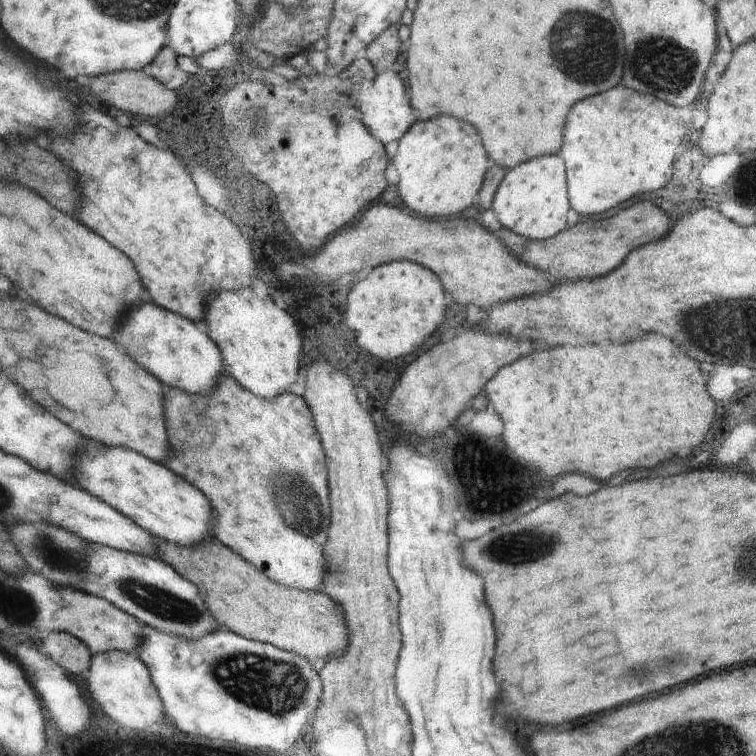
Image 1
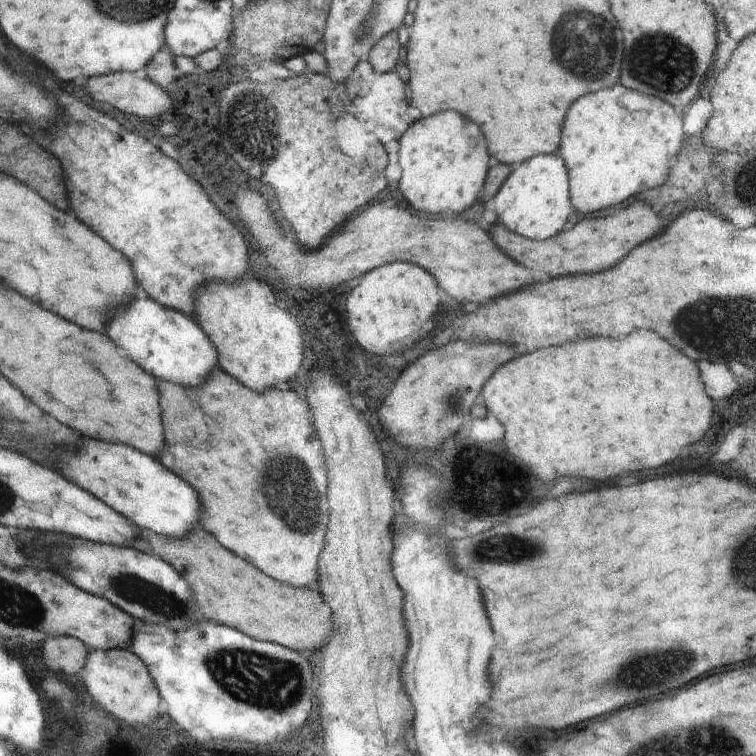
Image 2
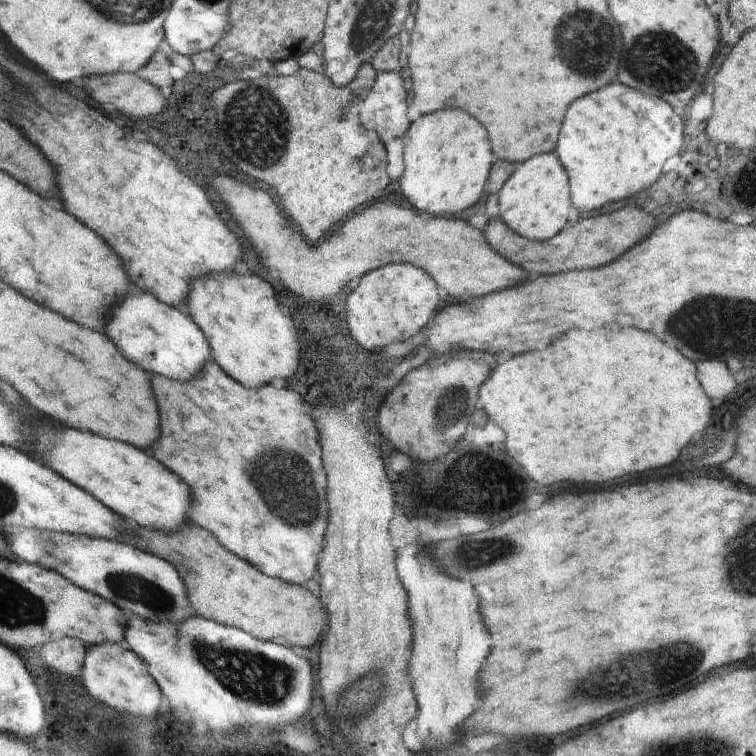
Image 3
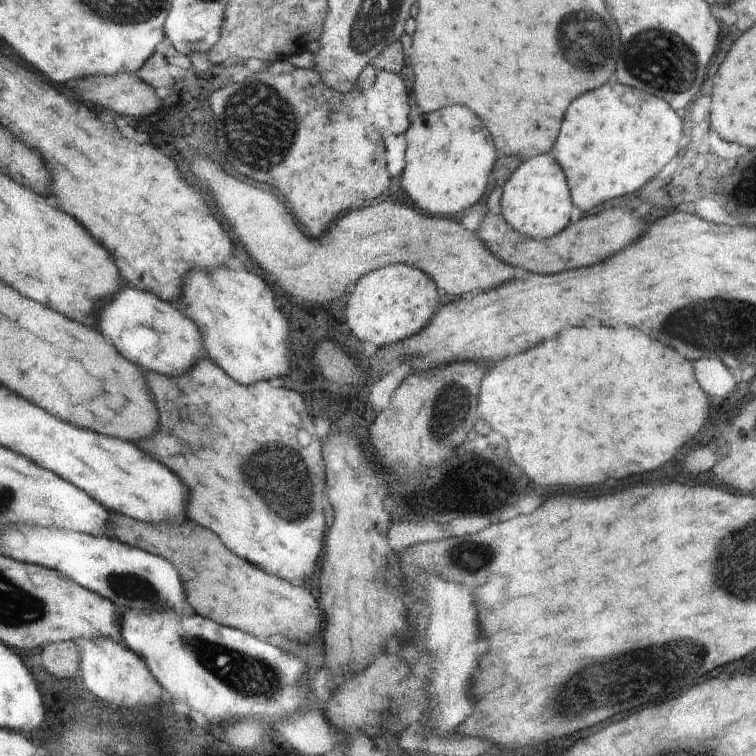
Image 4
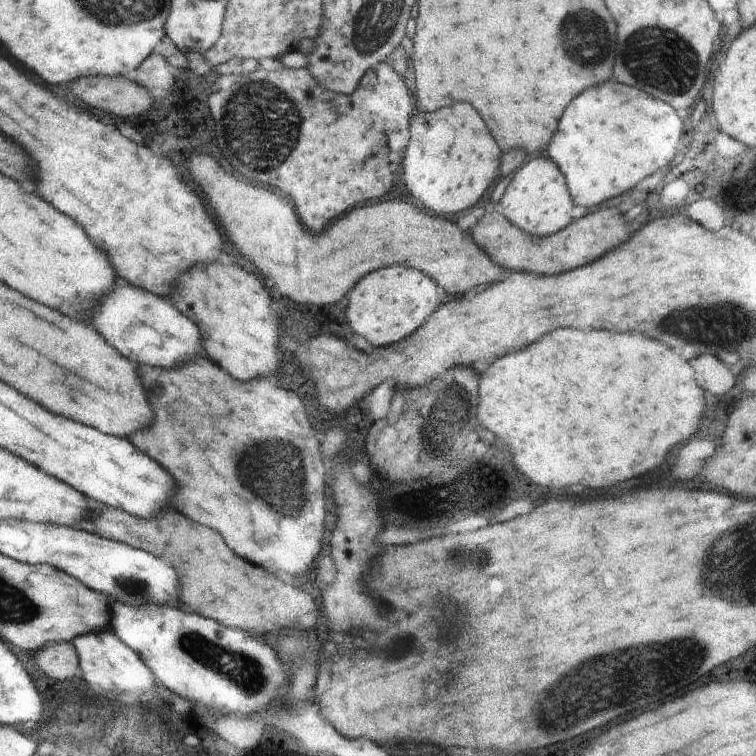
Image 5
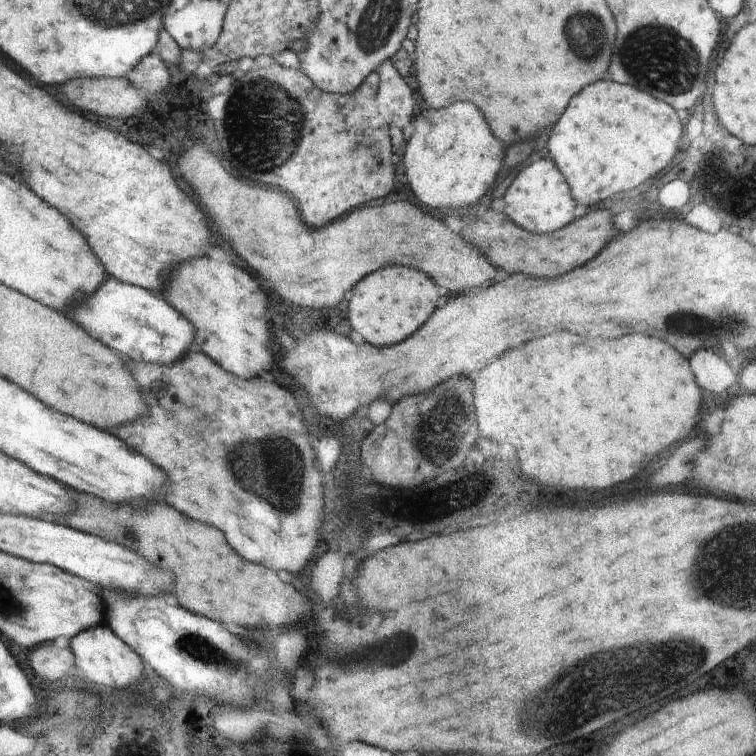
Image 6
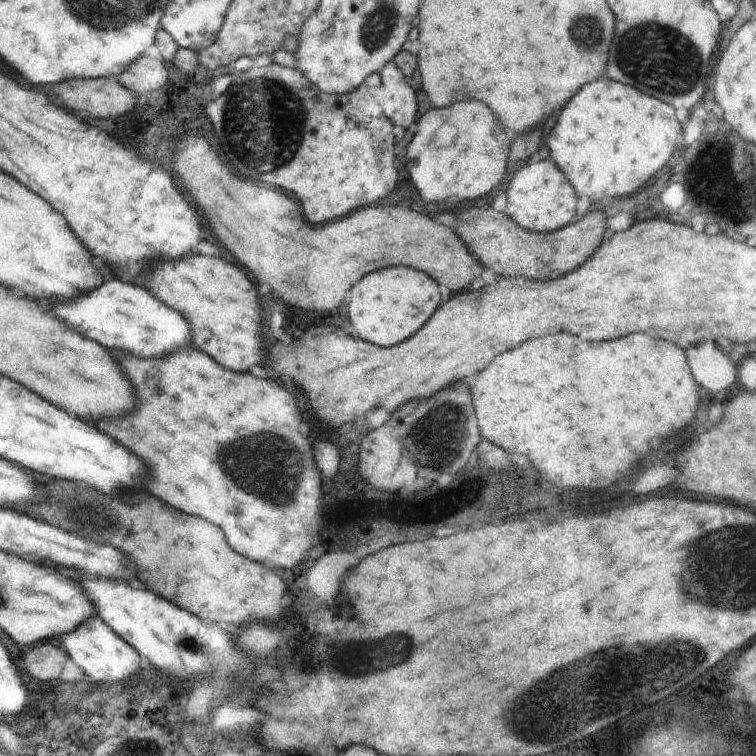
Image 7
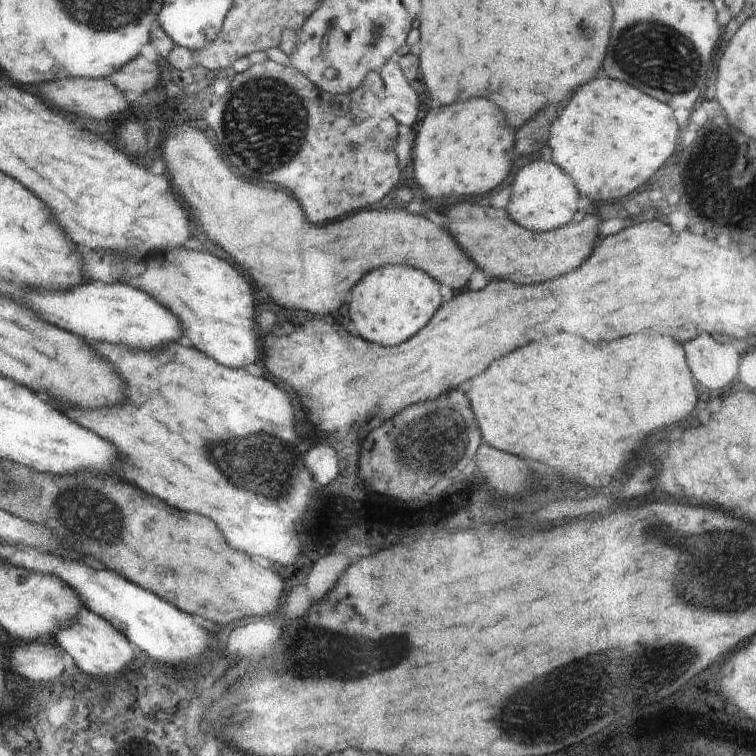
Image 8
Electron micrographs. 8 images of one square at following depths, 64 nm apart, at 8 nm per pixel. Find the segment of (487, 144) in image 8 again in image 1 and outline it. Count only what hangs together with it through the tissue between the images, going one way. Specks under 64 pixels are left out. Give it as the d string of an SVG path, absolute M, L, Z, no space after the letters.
M448 114L426 122L416 122L414 130L410 130L410 134L404 134L402 140L398 142L397 152L398 154L393 157L394 166L398 168L400 174L400 184L398 184L400 196L414 212L422 216L452 216L472 206L476 194L481 192L480 186L482 180L485 180L484 172L489 170L486 152L474 126Z

